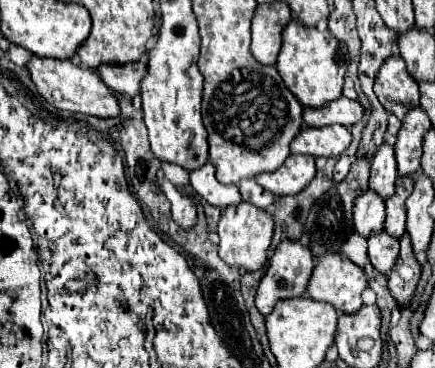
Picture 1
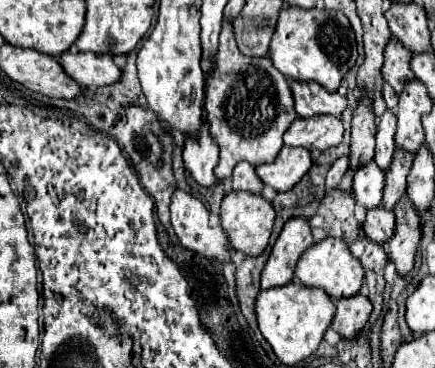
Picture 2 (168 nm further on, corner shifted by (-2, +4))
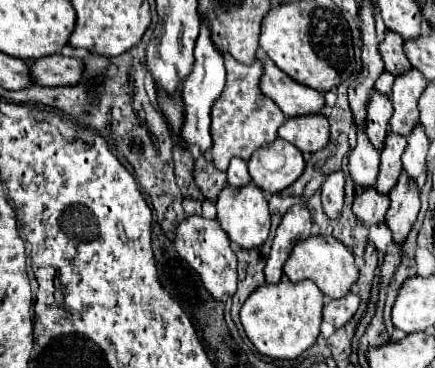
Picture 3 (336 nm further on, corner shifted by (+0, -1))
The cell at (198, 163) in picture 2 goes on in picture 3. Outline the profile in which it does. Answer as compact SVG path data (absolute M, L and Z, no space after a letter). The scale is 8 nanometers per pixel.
M201 24L201 34L197 38L195 44L195 64L193 64L193 72L189 74L189 78L185 78L183 82L183 102L185 102L185 124L183 124L183 138L187 142L187 146L197 144L201 148L201 152L205 156L209 156L209 150L213 146L211 140L211 106L213 102L219 98L221 90L225 86L225 66L223 66L223 56L219 54L219 50L213 46L211 42L211 32L207 24Z

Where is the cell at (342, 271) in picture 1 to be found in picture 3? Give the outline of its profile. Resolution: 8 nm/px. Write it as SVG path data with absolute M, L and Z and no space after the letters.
M309 236L305 242L297 242L293 254L289 256L289 262L283 266L283 272L291 282L301 282L307 278L313 280L327 298L345 296L351 284L357 282L359 278L359 270L355 266L353 254L333 236Z

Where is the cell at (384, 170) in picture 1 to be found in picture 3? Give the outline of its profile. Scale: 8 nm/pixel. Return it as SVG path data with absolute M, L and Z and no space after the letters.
M373 92L369 102L367 102L367 118L365 118L365 132L369 136L369 140L373 142L373 146L377 150L383 148L385 136L389 132L389 116L391 116L393 108L391 102L385 94L381 92Z

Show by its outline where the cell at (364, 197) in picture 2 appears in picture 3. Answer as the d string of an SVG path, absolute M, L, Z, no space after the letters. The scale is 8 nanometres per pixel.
M363 128L357 130L357 144L349 152L349 172L357 190L373 186L379 174L379 152Z

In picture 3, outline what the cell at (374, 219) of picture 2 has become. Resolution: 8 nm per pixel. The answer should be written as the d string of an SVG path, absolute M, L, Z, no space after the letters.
M365 188L355 192L353 214L367 226L381 224L389 208L389 194L379 194L375 188Z

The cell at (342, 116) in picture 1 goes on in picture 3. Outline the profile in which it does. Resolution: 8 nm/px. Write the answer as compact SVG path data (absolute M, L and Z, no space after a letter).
M259 54L259 60L263 62L263 76L259 82L261 92L271 98L287 118L317 114L323 110L325 100L321 92L289 80L289 76L281 74L281 70L277 70L277 66L273 66L267 56Z

